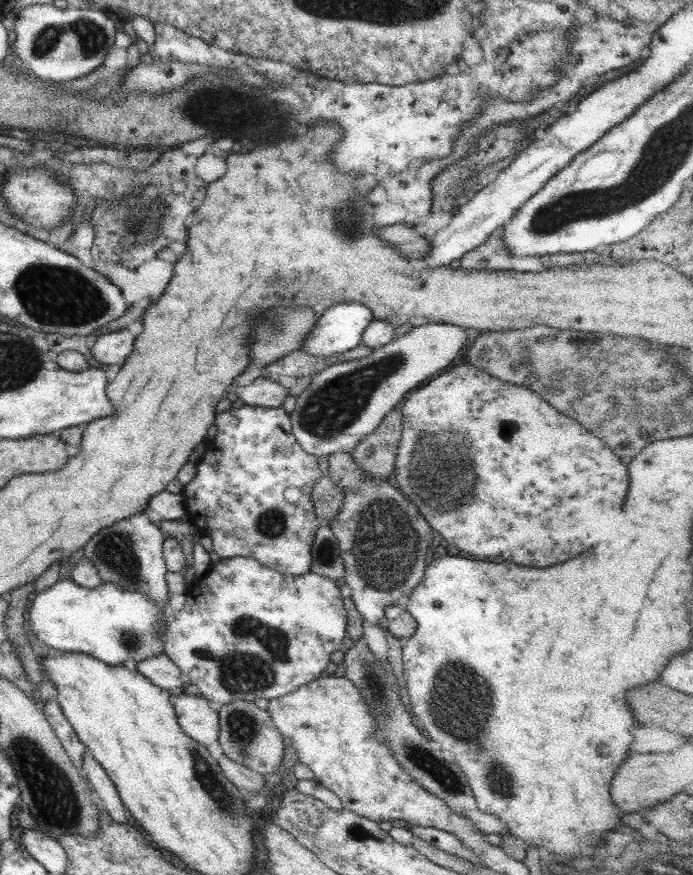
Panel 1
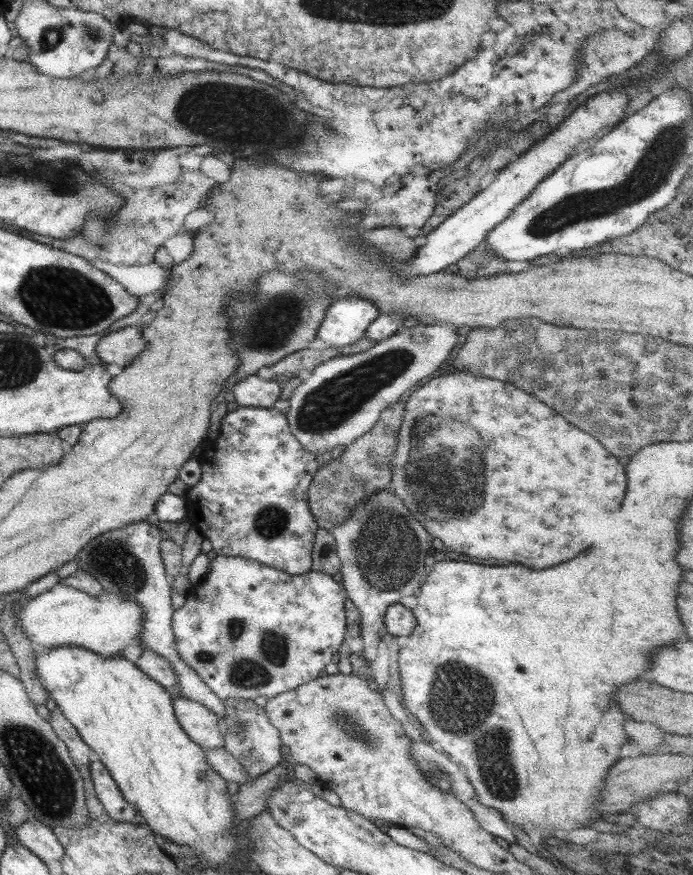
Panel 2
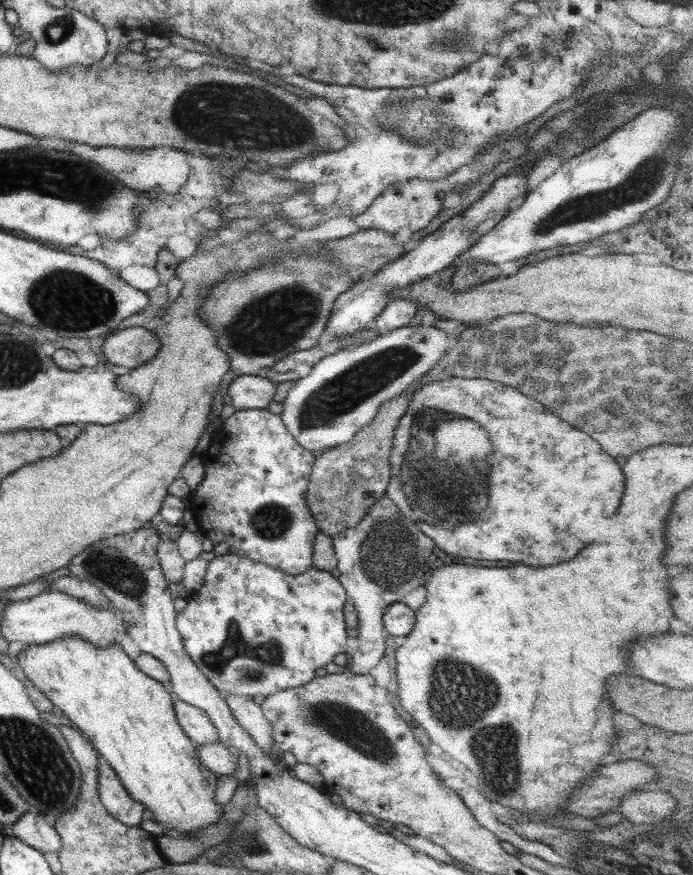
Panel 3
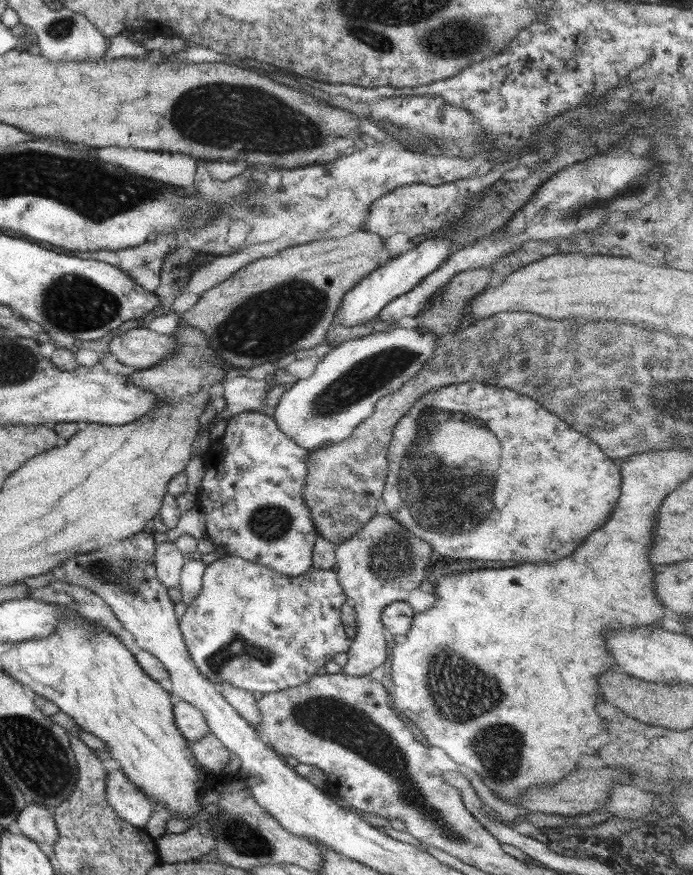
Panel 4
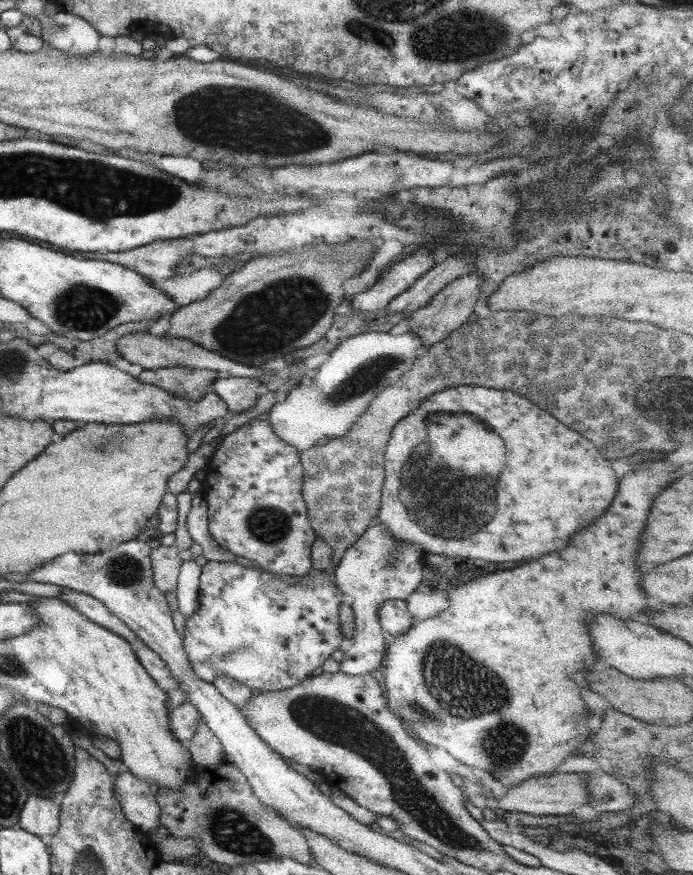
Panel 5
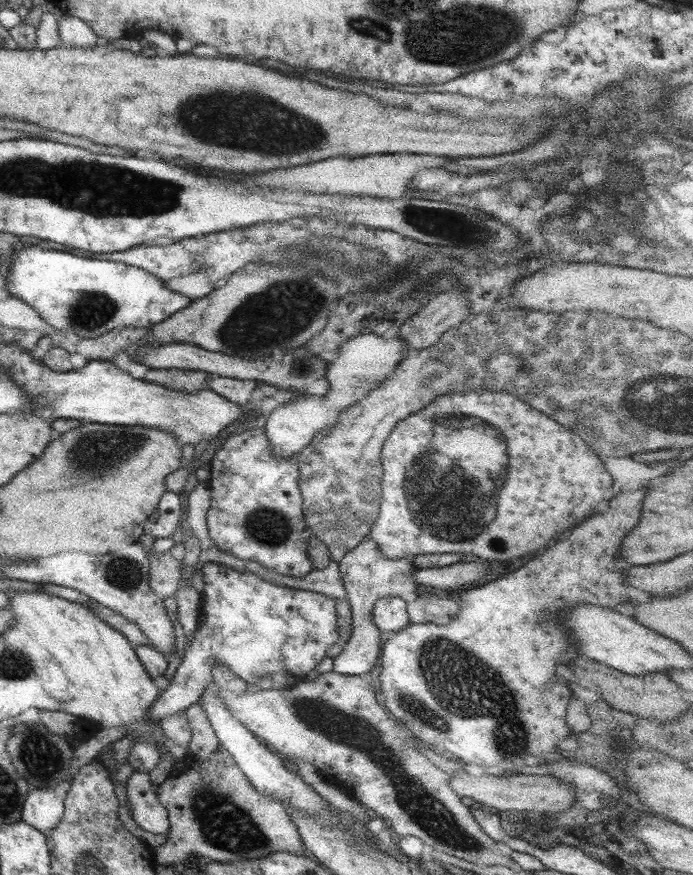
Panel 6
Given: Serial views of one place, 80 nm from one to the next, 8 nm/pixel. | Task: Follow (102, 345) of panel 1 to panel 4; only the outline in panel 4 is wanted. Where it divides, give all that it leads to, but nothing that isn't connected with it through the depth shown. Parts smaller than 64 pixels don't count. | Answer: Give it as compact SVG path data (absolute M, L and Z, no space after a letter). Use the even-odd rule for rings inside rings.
M132 328L112 337L107 352L123 366L136 370L149 368L174 351L176 342L170 335L158 335L147 328Z

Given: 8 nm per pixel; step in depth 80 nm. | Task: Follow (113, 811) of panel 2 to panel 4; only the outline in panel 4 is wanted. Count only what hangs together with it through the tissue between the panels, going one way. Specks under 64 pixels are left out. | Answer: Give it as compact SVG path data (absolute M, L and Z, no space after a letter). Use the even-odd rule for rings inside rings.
M105 770L104 791L107 804L131 826L143 829L151 816L152 801L137 790L118 770Z

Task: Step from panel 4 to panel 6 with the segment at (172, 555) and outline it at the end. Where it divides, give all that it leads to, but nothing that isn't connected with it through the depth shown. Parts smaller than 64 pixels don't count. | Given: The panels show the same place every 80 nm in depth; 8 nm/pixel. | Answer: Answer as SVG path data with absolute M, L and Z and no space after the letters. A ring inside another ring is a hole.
M169 551L153 553L148 556L150 562L149 584L154 593L166 599L175 597L182 576L180 562L171 557Z

